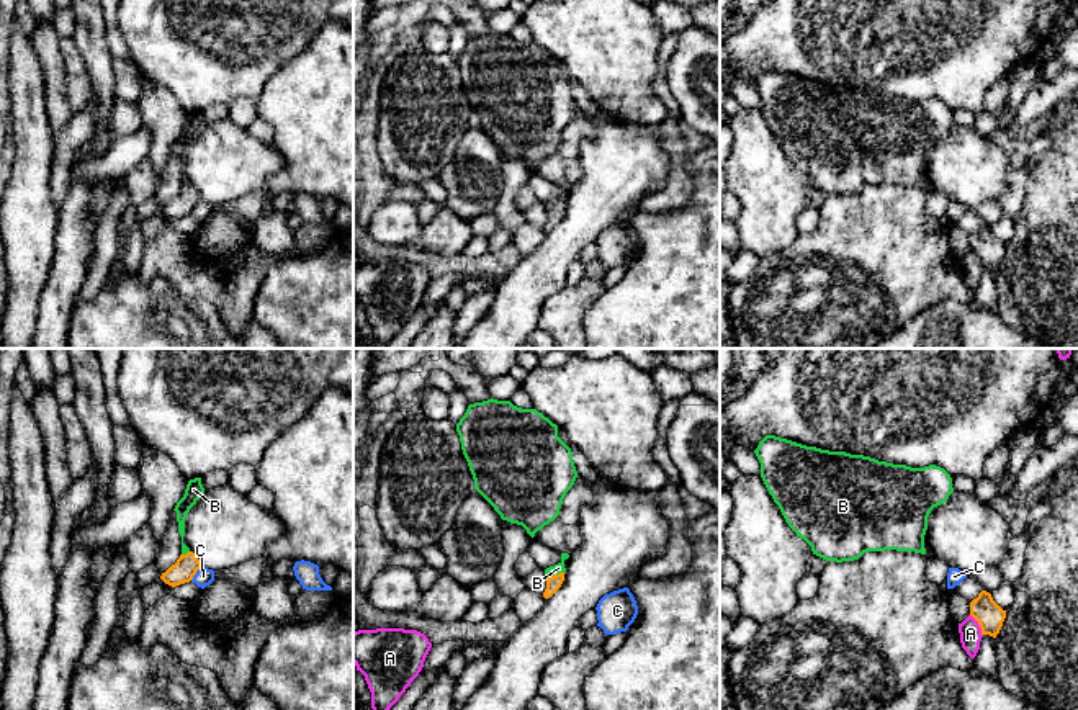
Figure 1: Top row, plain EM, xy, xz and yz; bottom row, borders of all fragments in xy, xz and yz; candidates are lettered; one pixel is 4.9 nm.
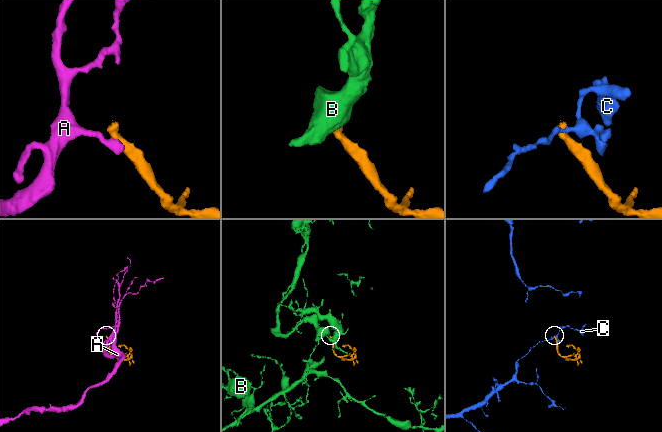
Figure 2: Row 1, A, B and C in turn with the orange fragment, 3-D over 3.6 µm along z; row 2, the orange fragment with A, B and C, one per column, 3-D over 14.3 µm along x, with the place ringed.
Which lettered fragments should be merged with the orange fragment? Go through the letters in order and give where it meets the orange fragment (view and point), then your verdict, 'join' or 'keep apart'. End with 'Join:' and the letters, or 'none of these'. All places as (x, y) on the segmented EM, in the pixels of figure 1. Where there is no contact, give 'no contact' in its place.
A: yz (979, 624) | keep apart
B: xz (555, 575) | join
C: xy (195, 573) | keep apart
Join: B

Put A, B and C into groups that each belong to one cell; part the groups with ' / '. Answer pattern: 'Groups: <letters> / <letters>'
Groups: A / B / C

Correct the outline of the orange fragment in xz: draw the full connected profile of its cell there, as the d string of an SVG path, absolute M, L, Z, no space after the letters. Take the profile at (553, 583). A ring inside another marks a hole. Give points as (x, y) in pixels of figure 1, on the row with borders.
M561 553L561 561L545 569L546 574L546 589L543 592L545 599L551 597L561 587L566 573L564 561L568 558L569 558L568 553Z

